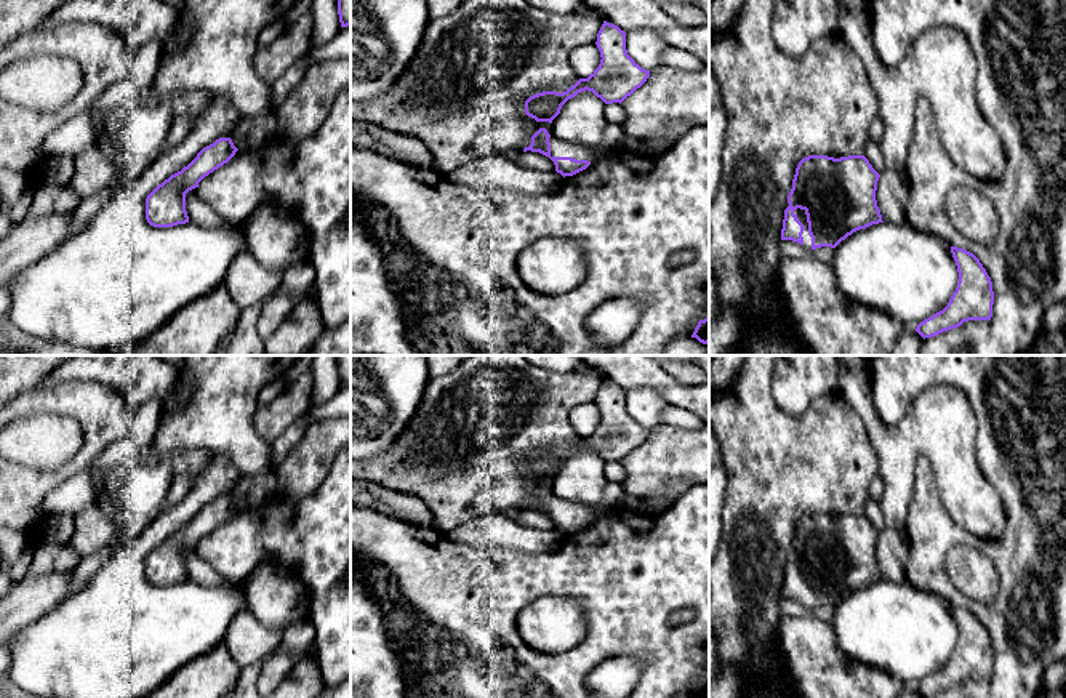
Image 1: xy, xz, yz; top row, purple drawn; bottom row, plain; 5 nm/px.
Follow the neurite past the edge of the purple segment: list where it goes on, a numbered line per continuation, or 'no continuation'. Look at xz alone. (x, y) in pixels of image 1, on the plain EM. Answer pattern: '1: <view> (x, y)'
1: xz (559, 506)

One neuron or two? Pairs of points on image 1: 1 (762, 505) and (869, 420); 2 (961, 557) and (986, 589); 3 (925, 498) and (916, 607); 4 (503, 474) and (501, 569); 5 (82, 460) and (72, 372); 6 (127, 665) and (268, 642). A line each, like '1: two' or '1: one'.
1: two
2: one
3: two
4: two
5: two
6: two

